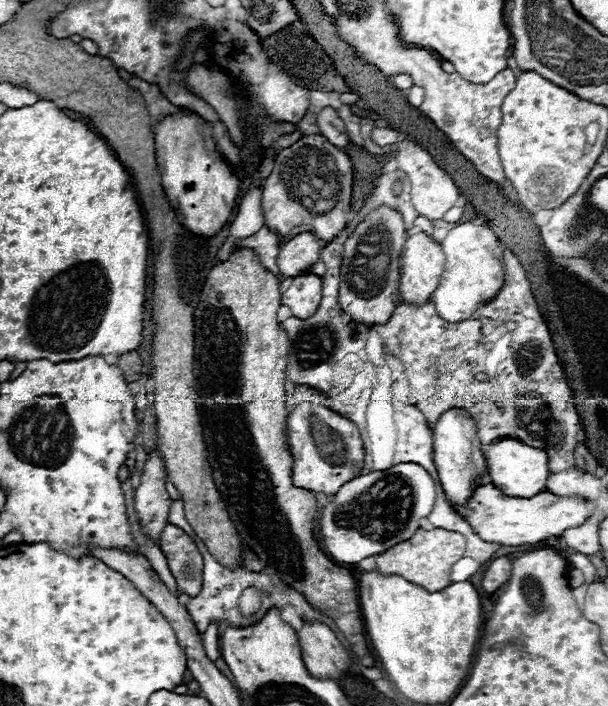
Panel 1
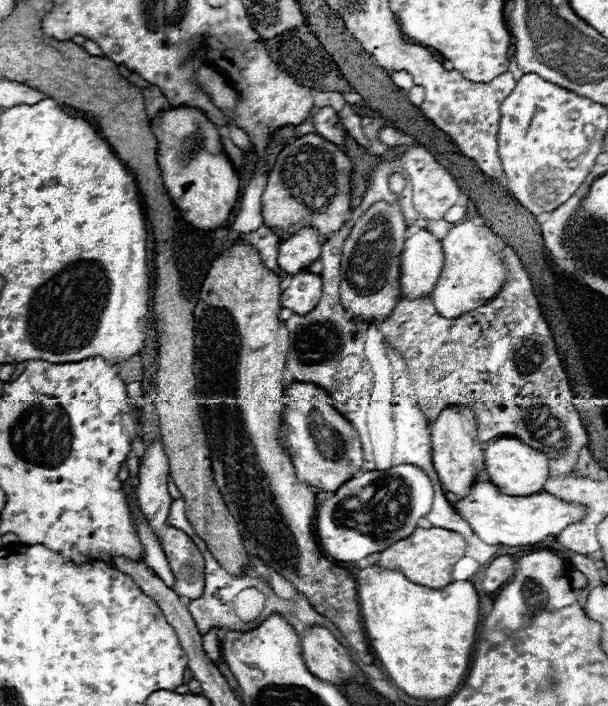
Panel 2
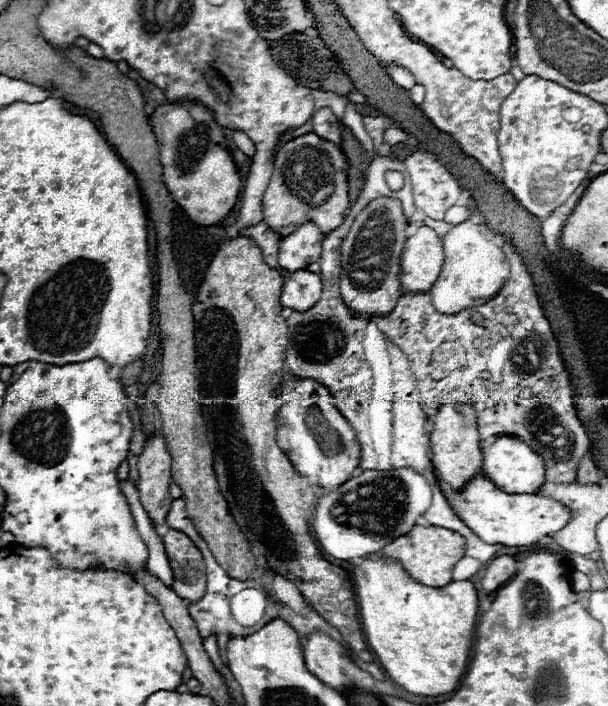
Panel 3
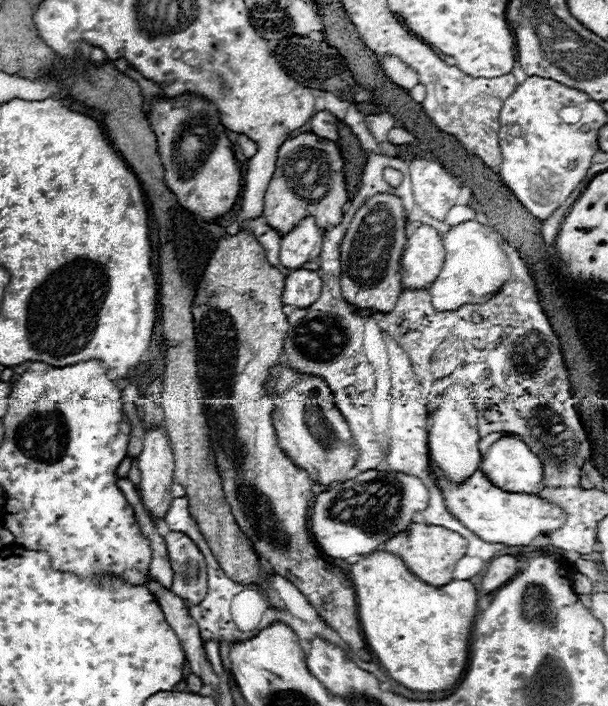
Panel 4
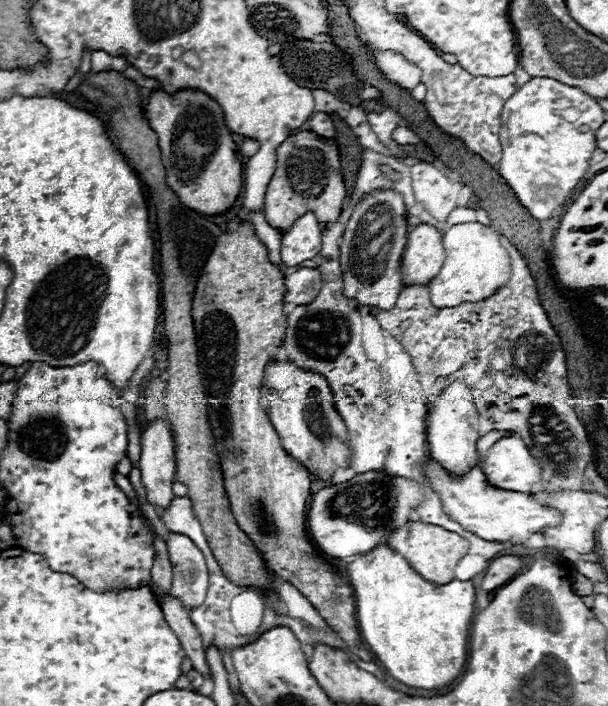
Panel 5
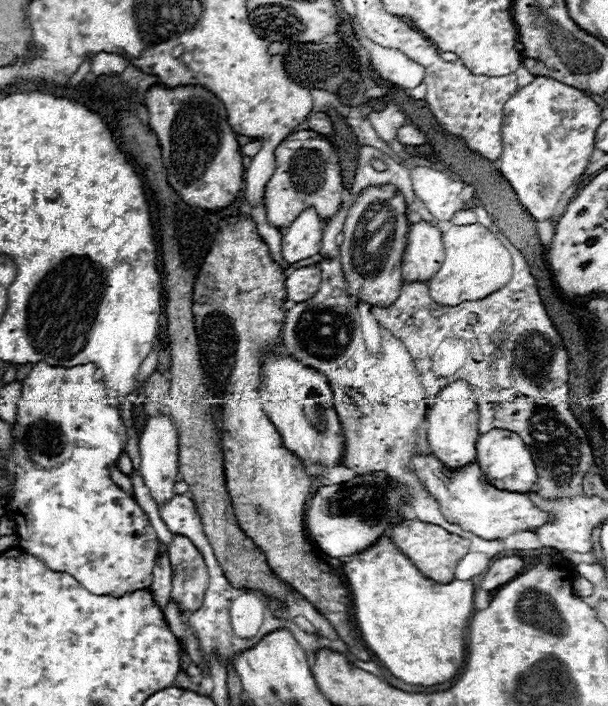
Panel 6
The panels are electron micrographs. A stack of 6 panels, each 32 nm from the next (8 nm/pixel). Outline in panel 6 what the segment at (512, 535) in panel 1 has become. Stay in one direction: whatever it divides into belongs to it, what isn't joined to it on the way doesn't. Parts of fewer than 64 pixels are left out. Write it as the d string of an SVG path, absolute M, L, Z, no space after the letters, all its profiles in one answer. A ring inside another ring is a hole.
M428 454L428 456L418 456L412 462L412 468L418 472L422 486L428 488L428 492L440 502L444 518L454 524L460 524L464 530L468 530L484 540L504 540L516 532L534 532L540 526L554 520L554 516L540 510L528 498L528 494L498 490L498 488L490 486L486 482L482 470L478 468L478 464L470 464L468 468L464 468L460 472L452 472L452 470L444 468L438 460L434 460L434 456Z

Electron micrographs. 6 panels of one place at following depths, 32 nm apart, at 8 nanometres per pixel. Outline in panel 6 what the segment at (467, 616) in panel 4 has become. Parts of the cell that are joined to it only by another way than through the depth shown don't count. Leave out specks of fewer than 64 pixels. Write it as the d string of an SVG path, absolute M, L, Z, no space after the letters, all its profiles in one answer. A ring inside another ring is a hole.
M388 538L356 558L362 562L346 562L344 574L352 588L354 618L364 644L394 678L406 684L430 688L452 680L464 664L464 636L474 610L472 580L450 584L428 580Z

